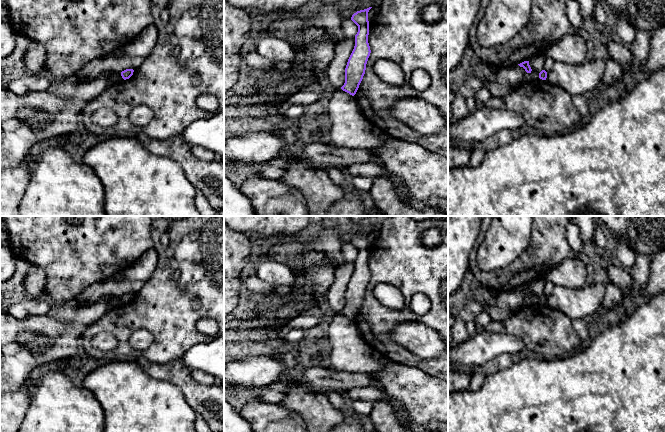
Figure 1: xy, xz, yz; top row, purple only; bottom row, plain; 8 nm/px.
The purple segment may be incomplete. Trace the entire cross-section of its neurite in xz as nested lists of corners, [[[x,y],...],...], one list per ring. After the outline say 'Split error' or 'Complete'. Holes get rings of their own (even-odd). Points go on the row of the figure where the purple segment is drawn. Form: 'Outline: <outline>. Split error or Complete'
Outline: [[[372,7],[357,11],[351,20],[358,26],[355,35],[355,46],[345,68],[345,83],[341,89],[354,96],[359,88],[366,70],[371,50],[368,43],[369,21],[368,12]]]. Complete

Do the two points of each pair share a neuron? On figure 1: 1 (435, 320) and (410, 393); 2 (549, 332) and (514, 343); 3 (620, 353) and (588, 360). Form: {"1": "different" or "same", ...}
{"1": "different", "2": "different", "3": "same"}

